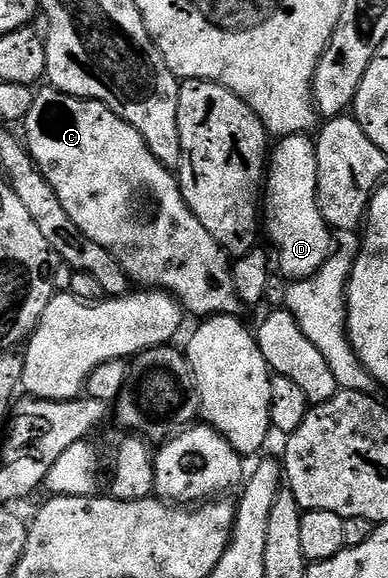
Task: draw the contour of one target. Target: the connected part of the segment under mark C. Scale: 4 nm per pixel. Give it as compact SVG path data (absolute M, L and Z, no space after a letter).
M53 87L39 88L34 95L32 111L24 122L24 144L40 171L52 183L52 191L60 198L72 223L100 243L120 263L131 282L142 287L157 287L175 297L187 314L199 313L205 319L211 315L234 315L240 309L236 287L233 286L231 258L226 250L208 235L204 223L192 215L178 186L177 176L144 143L140 131L99 101L70 97Z

